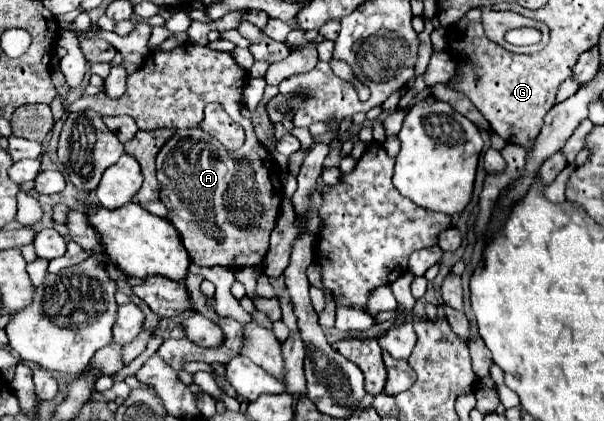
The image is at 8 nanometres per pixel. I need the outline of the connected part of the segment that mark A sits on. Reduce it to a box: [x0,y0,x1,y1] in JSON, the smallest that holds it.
[69,42,283,268]

